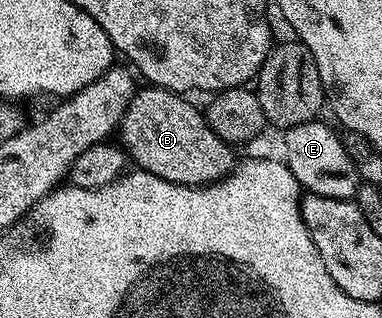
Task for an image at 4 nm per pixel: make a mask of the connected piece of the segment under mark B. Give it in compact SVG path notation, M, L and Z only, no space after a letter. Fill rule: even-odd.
M141 87L129 101L127 111L119 126L119 144L125 150L128 160L133 161L142 173L150 173L159 179L167 179L176 185L207 185L222 181L235 168L234 151L231 145L221 139L208 126L205 114L198 110L180 93L172 93L160 87Z

